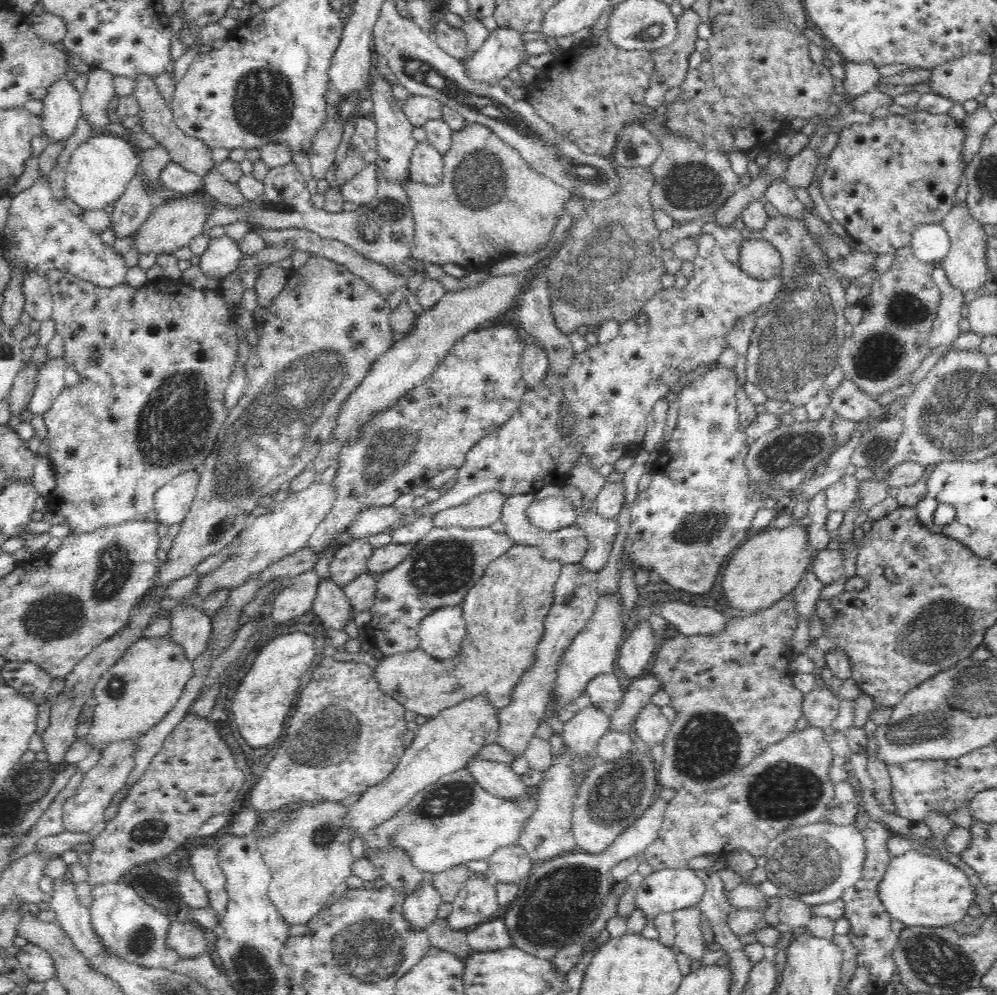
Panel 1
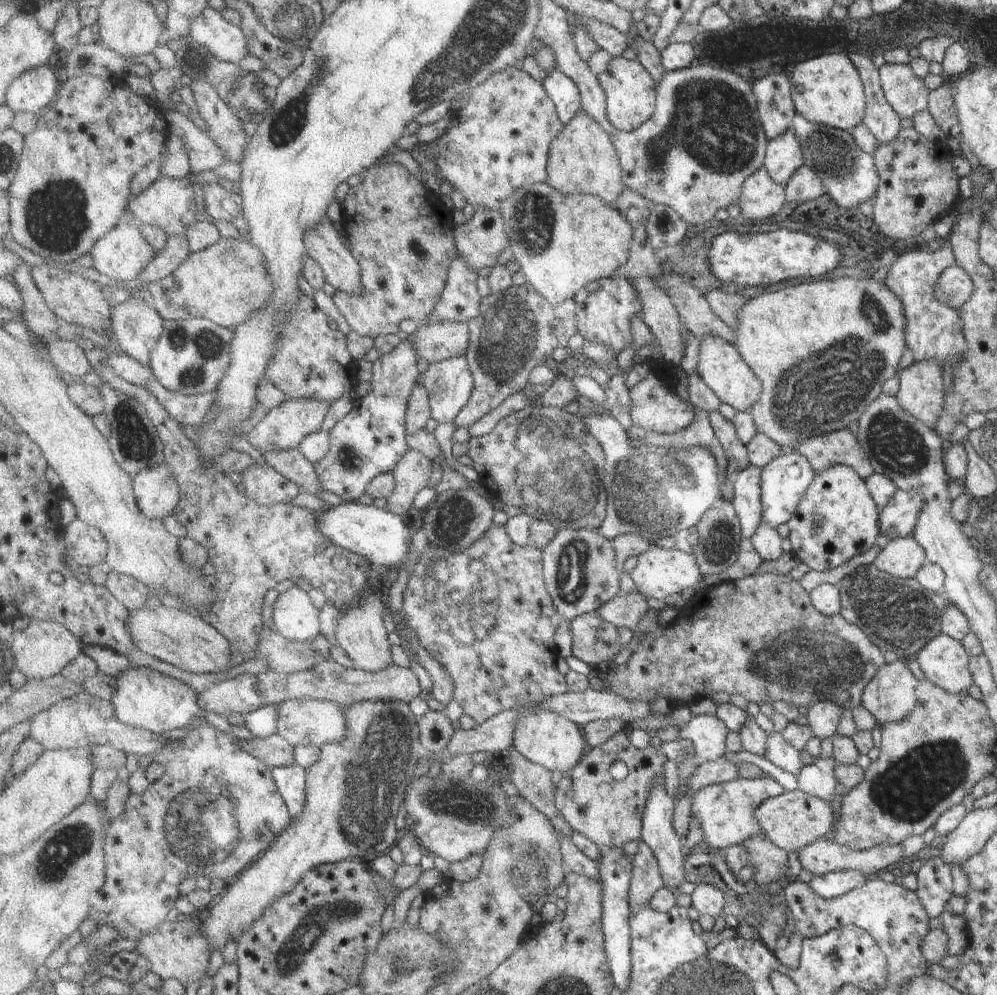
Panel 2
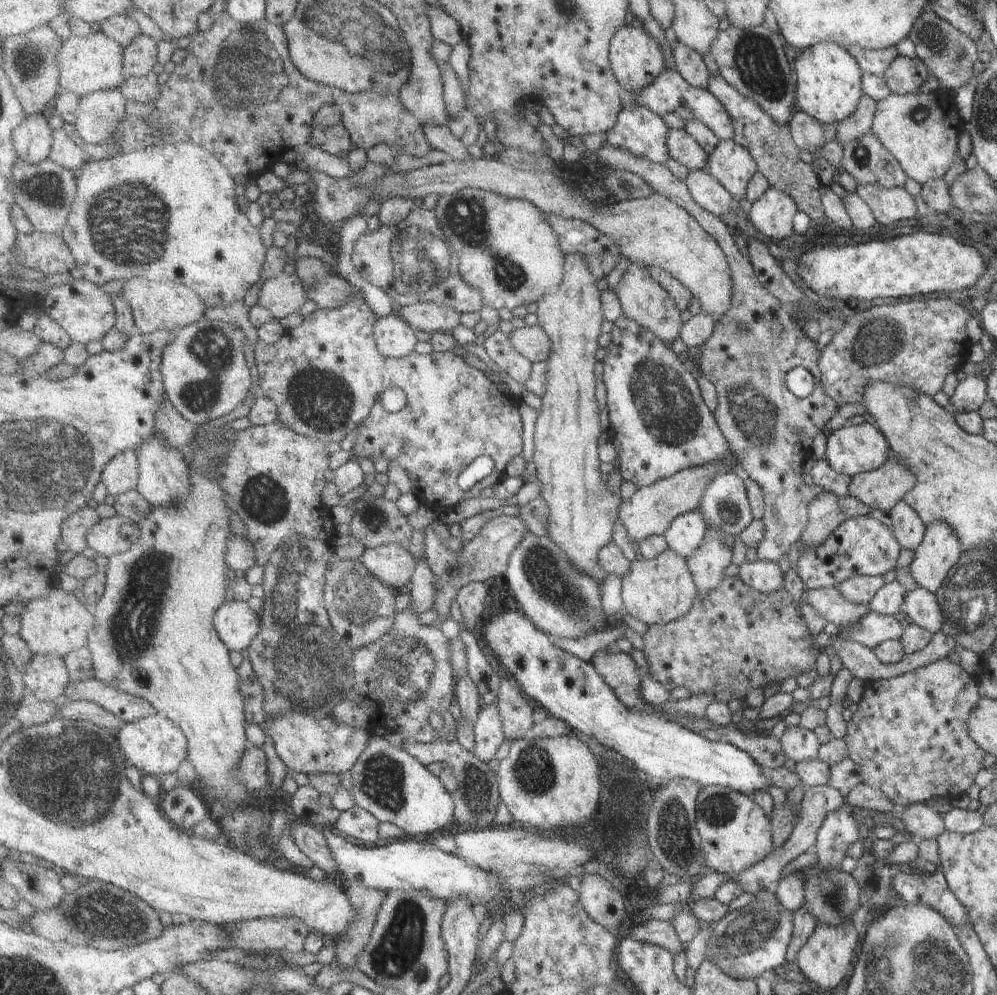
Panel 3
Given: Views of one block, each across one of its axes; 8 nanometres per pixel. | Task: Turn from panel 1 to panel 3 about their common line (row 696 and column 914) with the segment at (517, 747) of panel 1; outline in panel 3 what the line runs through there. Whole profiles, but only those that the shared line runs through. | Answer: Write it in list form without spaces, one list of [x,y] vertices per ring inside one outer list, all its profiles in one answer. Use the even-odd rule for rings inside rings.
[[[903,500],[897,502],[889,511],[888,514],[892,519],[894,538],[900,543],[902,548],[915,550],[920,546],[925,535],[925,524],[911,506],[908,506]]]

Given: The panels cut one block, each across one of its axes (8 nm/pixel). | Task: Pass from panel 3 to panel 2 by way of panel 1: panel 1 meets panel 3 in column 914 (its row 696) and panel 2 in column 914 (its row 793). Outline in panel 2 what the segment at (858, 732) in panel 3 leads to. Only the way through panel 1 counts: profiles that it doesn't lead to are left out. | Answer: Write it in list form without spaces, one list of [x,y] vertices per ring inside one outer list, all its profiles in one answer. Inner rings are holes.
[[[898,660],[894,663],[884,663],[876,676],[868,682],[861,696],[861,705],[876,718],[878,726],[881,728],[890,722],[902,722],[910,712],[914,712],[916,704],[920,702],[920,692],[916,690],[920,682],[910,672],[910,668],[904,664],[904,660]]]

